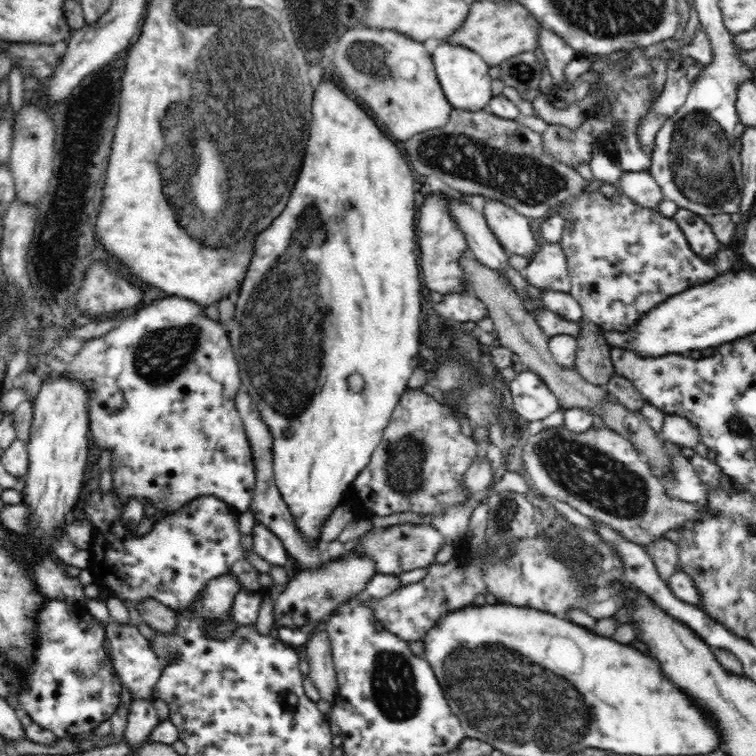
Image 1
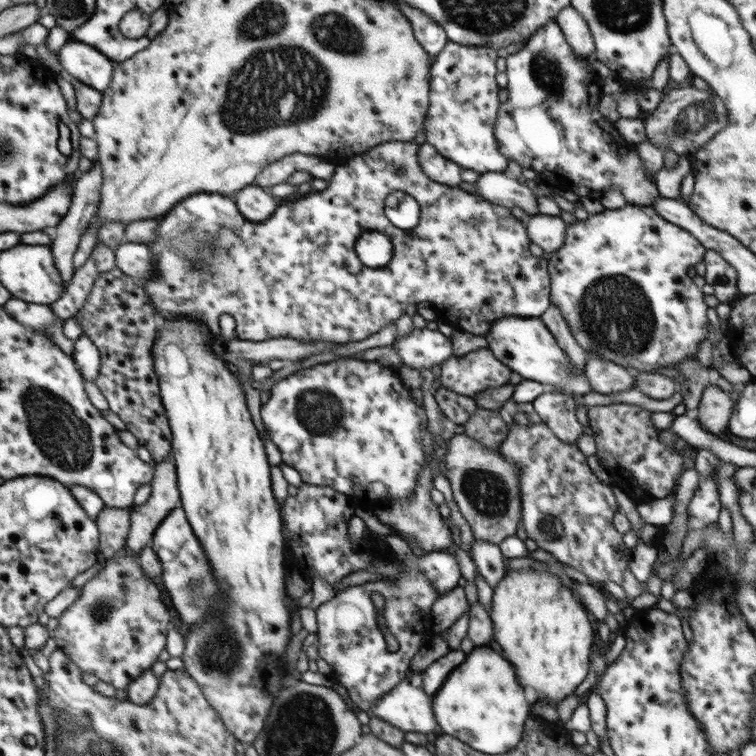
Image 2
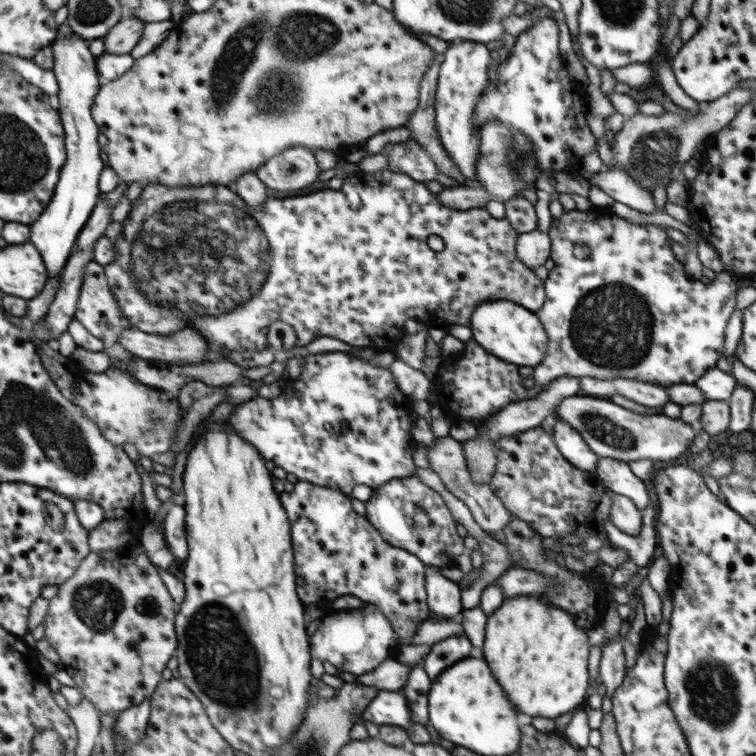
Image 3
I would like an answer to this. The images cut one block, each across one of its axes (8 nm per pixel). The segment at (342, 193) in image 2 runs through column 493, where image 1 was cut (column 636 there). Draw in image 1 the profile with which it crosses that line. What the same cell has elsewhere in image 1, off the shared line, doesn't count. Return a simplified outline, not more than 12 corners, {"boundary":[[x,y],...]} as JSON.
{"boundary":[[620,191],[558,204],[584,320],[628,332],[743,266]]}

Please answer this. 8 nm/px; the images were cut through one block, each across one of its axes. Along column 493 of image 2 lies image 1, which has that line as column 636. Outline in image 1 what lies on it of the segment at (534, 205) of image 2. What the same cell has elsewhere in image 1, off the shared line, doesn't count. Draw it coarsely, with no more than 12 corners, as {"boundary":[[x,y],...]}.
{"boundary":[[624,171],[617,186],[643,208],[664,200],[647,171]]}

